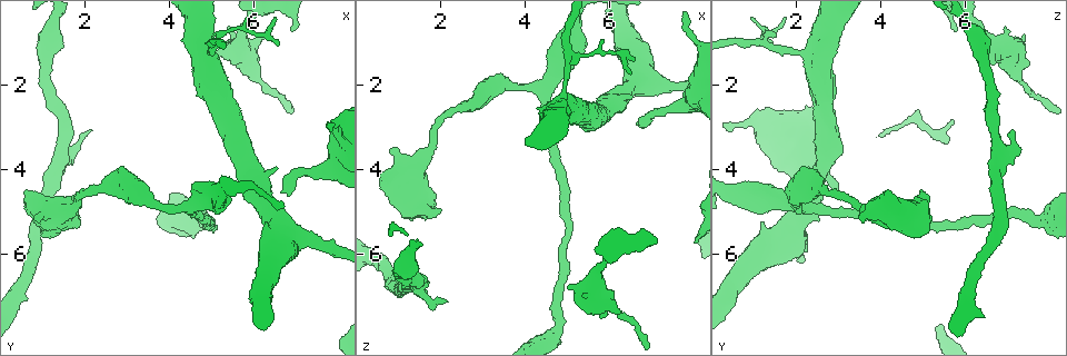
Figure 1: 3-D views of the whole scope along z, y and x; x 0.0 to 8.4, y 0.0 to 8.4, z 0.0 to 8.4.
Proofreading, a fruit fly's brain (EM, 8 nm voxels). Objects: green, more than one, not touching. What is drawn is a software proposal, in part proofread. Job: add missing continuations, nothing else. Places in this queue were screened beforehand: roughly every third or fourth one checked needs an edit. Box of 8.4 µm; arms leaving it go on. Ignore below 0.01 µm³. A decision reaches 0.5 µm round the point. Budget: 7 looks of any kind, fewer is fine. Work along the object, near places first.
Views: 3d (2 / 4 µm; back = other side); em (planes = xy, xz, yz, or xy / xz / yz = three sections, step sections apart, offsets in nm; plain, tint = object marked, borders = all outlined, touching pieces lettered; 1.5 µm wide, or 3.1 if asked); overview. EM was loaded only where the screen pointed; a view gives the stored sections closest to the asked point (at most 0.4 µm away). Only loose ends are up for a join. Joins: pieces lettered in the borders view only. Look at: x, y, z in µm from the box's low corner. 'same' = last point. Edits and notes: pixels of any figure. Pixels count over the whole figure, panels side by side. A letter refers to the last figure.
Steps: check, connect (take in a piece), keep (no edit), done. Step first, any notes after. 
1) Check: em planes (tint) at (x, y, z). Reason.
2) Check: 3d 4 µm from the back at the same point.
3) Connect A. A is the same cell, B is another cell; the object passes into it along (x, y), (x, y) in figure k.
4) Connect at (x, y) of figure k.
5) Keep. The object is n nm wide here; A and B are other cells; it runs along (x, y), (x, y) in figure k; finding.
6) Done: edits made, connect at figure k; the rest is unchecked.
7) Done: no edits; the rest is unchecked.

Check: 3d 2 µm at (6.85, 4.65, 3.00). An open end.

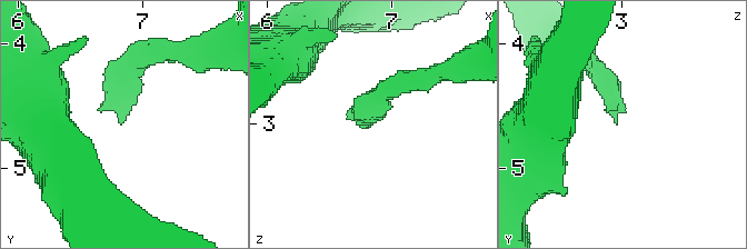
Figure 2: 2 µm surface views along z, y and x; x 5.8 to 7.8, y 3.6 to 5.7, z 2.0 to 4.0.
Check: em planes (borders) at (6.84, 4.62, 2.94). Shape alone is not enough.

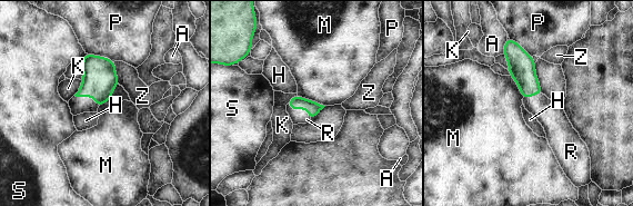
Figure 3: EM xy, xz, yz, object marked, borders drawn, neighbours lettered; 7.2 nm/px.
Connect R. R is the same cell, A, H, K, M, P, S and Z are other cells; the object passes into it along (295, 102), (301, 108), (298, 116) in figure 3; it goes on there.

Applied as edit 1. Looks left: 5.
Check: overview. See it whole again.

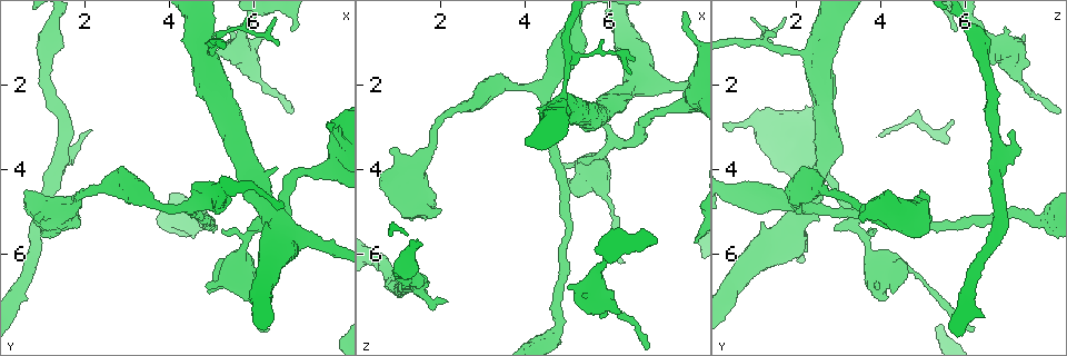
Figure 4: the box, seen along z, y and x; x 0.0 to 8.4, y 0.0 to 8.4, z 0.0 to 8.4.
Check: em xz step 4 (borders) at (6.25, 7.85, 6.20).

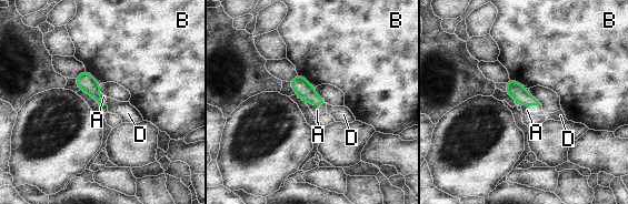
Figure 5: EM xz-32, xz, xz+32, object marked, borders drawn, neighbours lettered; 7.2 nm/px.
Connect A. A is the same cell, B and D are other cells; the object passes into it along (517, 91), (527, 104), (527, 110) in figure 5; it goes on there.

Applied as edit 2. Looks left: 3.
Check: overview.

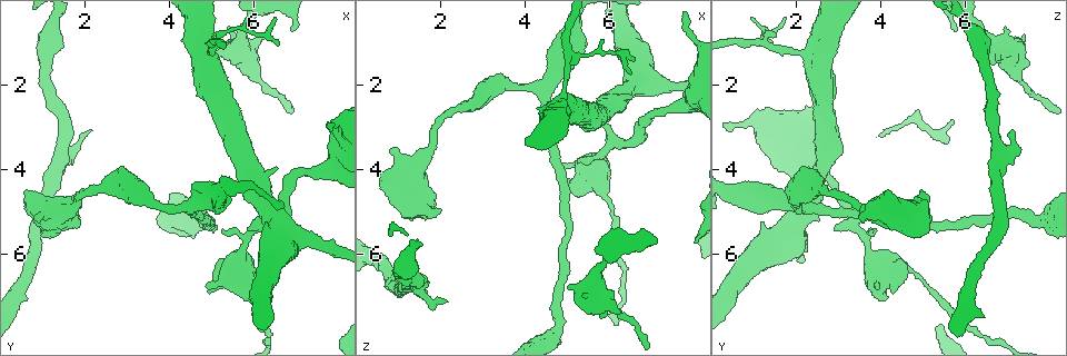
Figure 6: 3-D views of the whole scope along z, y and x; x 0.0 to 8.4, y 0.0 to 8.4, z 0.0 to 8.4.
Check: 3d 4 µm at (1.95, 4.45, 5.00). Free end.

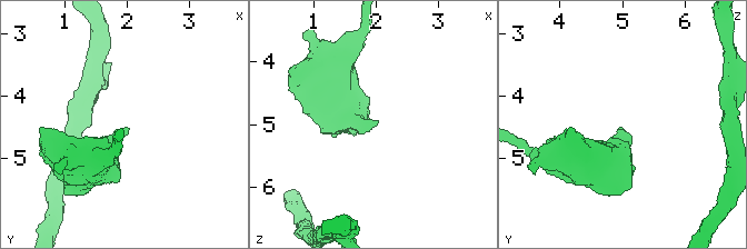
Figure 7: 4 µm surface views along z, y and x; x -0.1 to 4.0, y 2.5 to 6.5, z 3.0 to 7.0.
Check: em planes (borders) at (2.05, 4.50, 4.95). Shape alone is not enough.

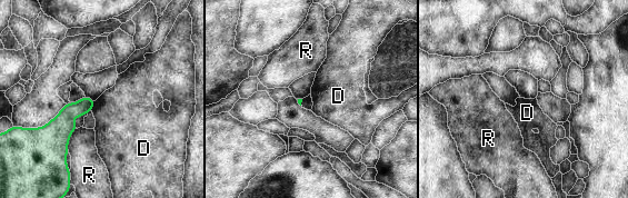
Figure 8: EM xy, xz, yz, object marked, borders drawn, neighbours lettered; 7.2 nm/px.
Keep. D and R are other cells; none of them fits.

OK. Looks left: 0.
Done: edits made, connect at figure 3, connect at figure 5; the rest is unchecked.

